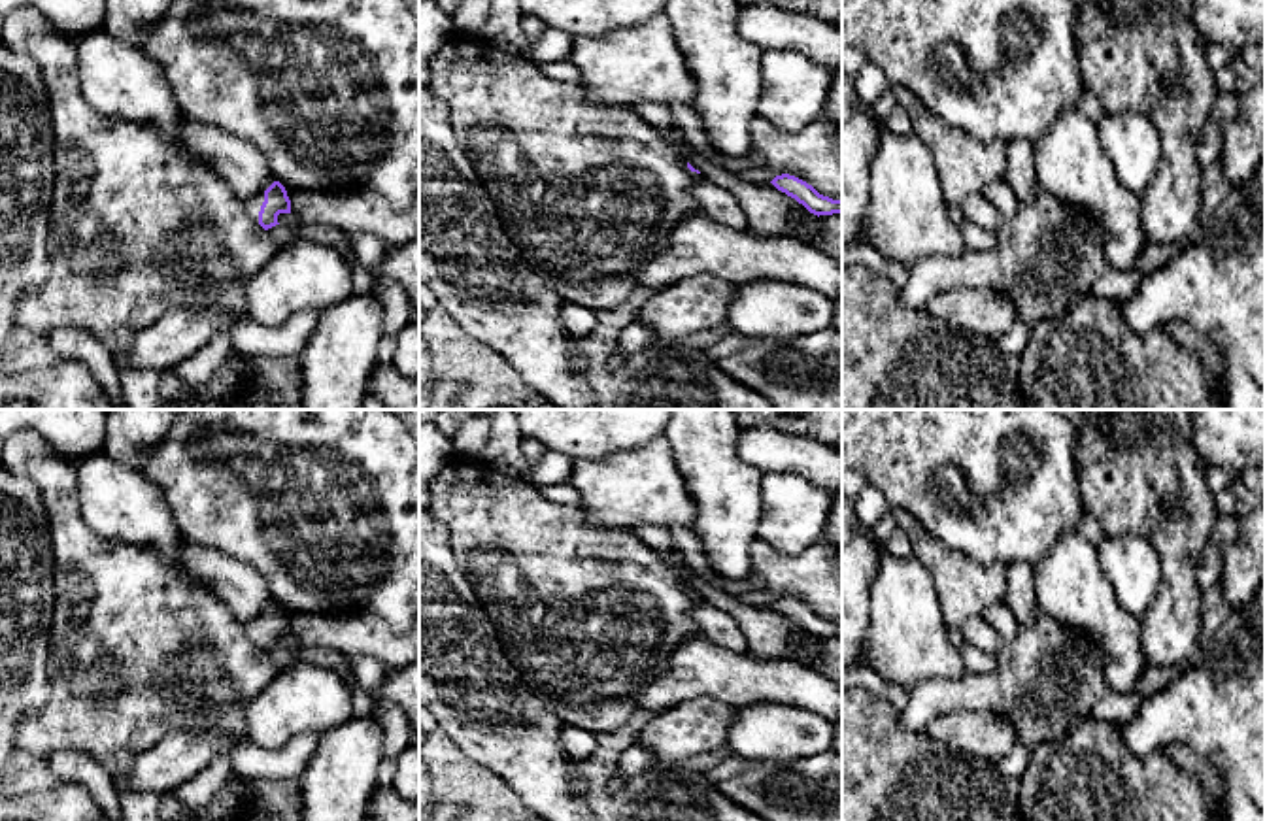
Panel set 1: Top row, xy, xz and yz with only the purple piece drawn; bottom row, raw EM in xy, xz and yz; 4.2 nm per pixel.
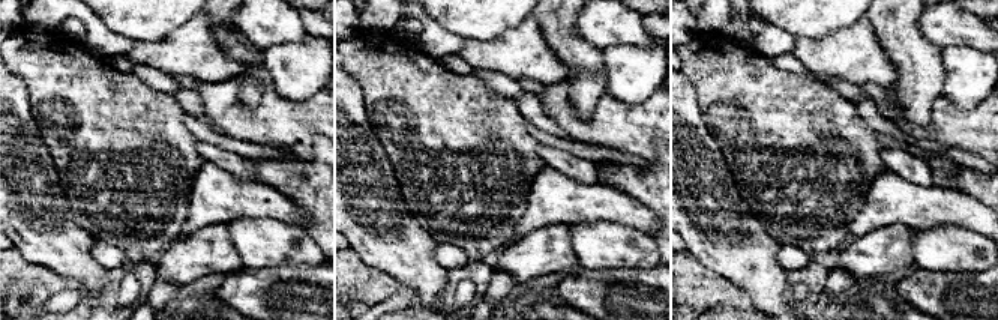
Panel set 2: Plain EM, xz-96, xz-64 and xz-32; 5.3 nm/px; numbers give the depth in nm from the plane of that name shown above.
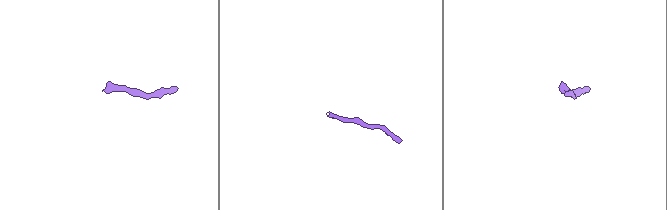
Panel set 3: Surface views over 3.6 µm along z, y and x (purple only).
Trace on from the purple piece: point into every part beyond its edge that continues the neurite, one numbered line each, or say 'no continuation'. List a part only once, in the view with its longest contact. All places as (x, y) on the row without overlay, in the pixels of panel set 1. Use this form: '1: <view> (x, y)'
1: xy (253, 627)

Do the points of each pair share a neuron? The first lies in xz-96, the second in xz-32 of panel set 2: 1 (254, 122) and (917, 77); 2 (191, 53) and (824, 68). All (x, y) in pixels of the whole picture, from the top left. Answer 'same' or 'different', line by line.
1: different
2: same

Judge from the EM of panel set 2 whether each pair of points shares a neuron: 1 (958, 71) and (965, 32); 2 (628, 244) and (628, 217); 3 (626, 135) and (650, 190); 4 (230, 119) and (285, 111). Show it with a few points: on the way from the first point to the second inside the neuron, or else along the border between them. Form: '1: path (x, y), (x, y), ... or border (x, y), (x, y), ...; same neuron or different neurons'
1: border (943, 45), (973, 45), (982, 51); different neurons
2: border (593, 221), (616, 221), (650, 235); different neurons
3: border (655, 156), (652, 163); different neurons
4: path (243, 120), (272, 117); same neuron

